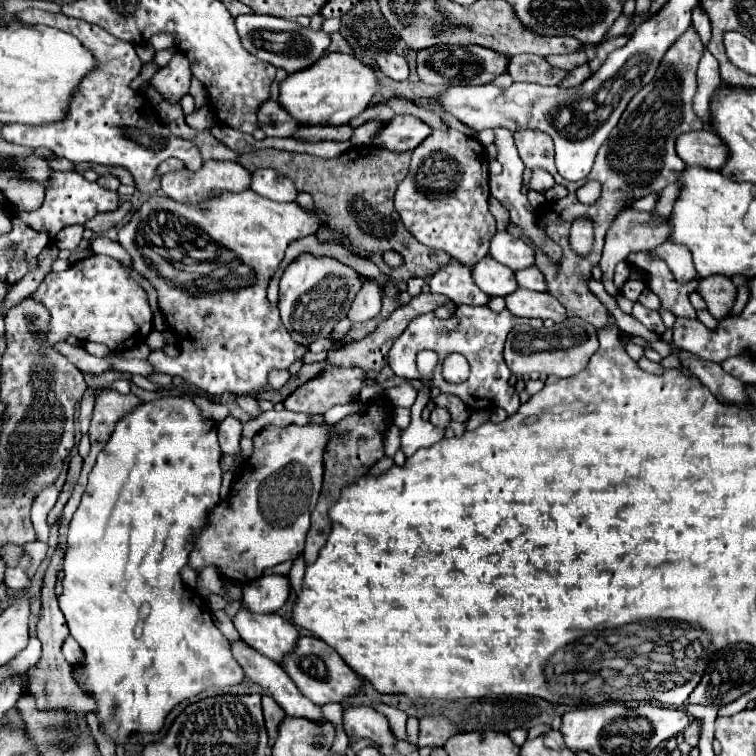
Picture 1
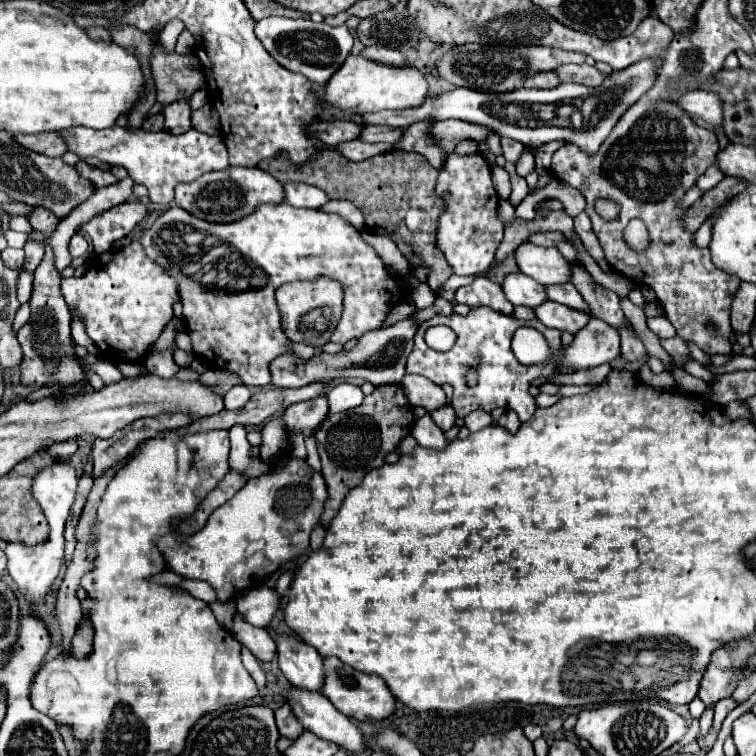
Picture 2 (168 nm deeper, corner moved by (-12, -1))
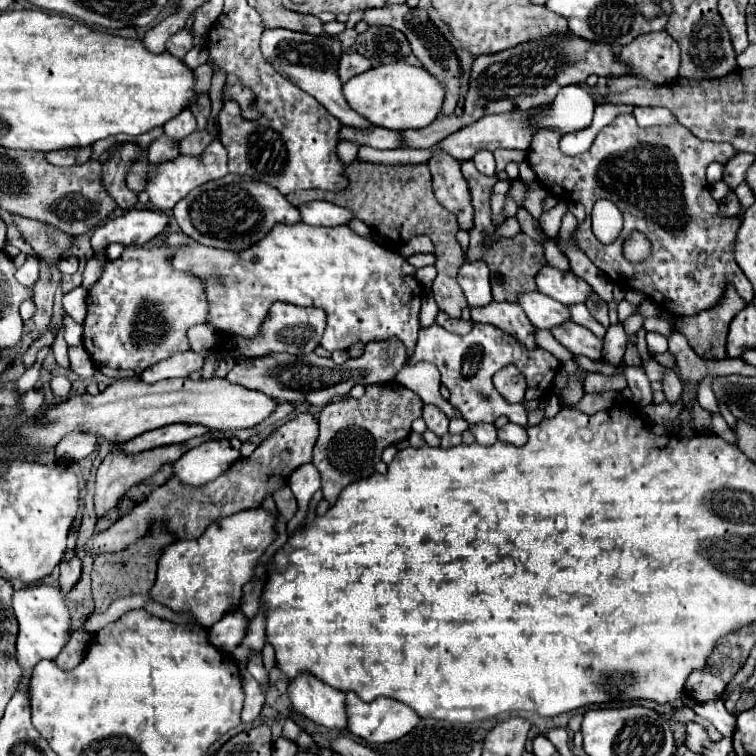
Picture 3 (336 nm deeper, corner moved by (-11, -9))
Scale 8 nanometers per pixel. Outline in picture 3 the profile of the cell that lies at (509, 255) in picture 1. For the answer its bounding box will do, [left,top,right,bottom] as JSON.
[535,265,591,305]

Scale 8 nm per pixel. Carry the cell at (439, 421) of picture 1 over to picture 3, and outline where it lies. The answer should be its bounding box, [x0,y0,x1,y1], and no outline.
[423,405,449,437]

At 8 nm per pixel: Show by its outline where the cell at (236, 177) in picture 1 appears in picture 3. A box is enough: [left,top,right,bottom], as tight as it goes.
[173,173,301,251]

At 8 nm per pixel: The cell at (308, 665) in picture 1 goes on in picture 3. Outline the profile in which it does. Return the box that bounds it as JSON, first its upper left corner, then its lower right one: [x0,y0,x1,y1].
[345,691,419,743]

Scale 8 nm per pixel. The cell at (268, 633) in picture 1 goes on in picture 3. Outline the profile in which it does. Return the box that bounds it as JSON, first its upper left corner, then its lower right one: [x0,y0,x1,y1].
[287,671,347,731]

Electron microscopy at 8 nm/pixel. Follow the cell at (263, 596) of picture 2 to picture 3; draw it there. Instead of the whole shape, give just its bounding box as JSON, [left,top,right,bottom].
[209,609,247,653]

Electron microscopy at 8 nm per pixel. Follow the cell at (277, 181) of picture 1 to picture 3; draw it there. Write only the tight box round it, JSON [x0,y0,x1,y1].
[299,201,353,227]

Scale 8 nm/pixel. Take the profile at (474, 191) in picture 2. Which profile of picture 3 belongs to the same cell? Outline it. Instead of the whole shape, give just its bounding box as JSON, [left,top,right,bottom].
[457,257,493,307]

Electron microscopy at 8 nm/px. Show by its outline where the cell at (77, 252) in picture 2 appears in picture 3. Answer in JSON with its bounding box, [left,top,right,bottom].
[57,255,79,273]

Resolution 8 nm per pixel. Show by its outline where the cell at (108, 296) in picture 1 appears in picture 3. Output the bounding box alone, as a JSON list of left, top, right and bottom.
[83,247,207,379]

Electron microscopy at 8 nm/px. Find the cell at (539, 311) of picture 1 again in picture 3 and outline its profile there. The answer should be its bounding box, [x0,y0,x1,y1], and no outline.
[551,323,603,359]

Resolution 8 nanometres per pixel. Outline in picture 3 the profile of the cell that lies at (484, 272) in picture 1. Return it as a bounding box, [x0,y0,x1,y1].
[517,291,569,329]

